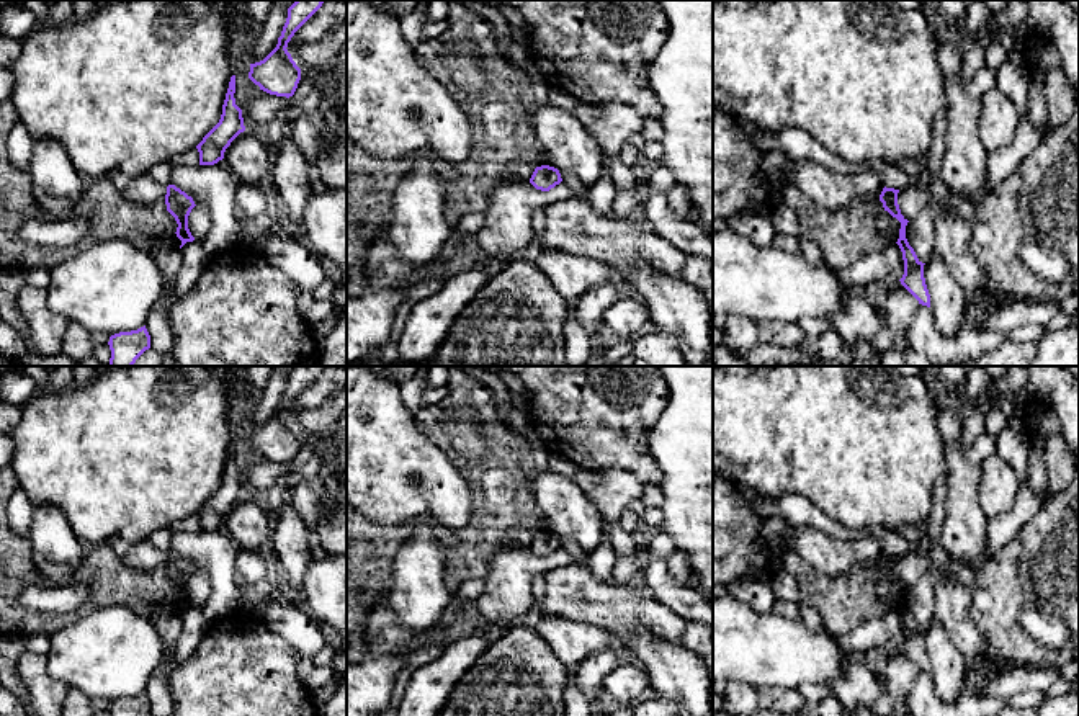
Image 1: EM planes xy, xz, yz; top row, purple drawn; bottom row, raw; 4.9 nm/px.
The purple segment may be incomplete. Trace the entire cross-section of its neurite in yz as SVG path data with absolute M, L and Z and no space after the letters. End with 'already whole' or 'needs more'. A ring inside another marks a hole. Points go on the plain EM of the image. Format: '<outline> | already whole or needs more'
M884 553L880 561L880 567L883 569L884 577L888 577L893 584L896 584L901 588L899 605L896 610L902 618L904 641L899 647L919 667L919 670L930 673L930 660L924 644L925 629L922 629L917 624L914 615L909 611L906 605L906 592L909 587L901 580L898 571L898 559L899 556Z | already whole

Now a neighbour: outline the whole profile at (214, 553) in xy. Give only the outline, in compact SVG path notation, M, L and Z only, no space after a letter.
M227 530L173 533L170 549L209 577L211 595L201 611L211 624L231 615L245 611L239 597L239 574L235 567L240 548Z

